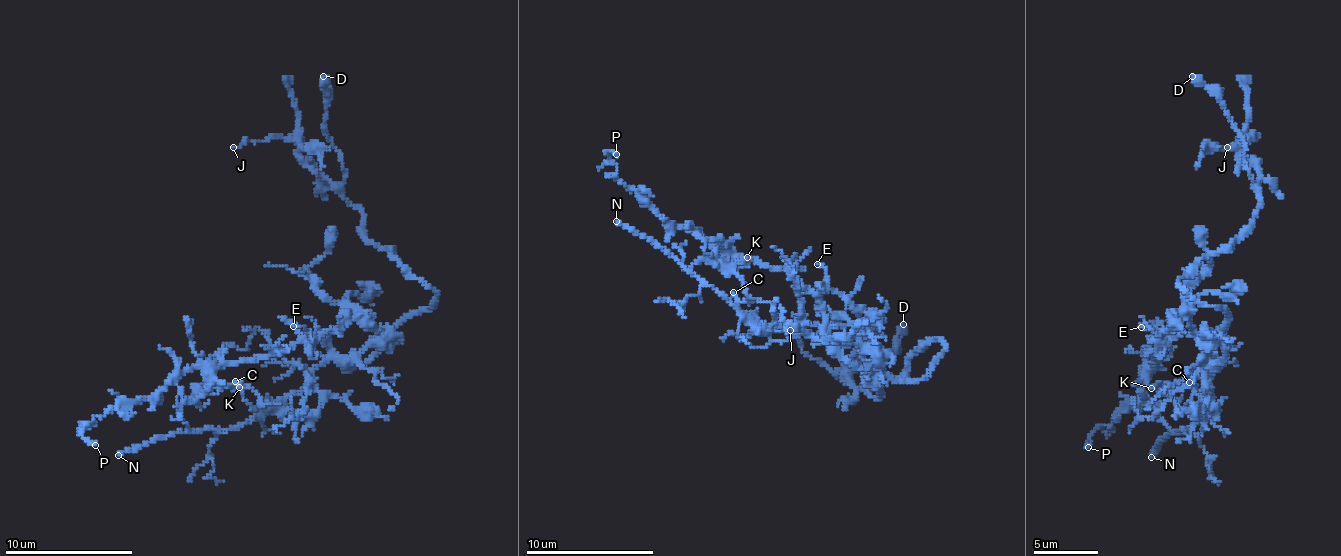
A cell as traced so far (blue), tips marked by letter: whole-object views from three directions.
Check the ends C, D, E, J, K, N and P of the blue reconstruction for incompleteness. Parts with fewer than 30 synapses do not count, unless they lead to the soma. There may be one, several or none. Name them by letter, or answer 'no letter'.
N

